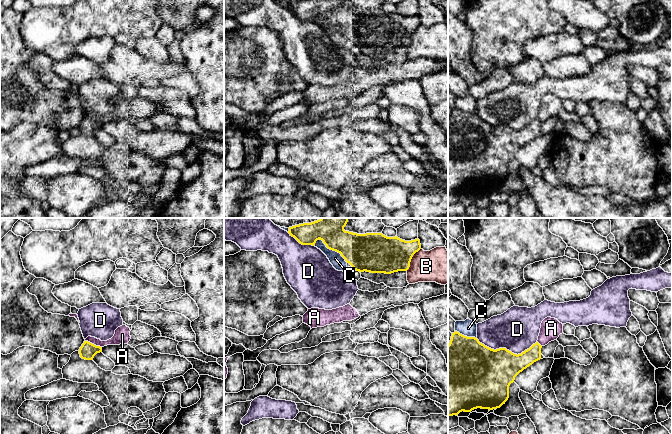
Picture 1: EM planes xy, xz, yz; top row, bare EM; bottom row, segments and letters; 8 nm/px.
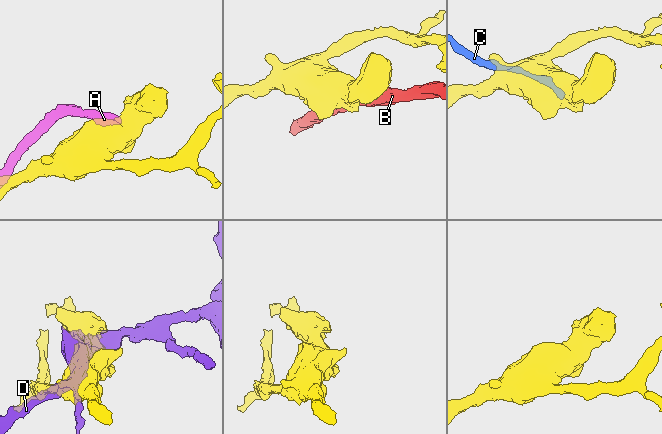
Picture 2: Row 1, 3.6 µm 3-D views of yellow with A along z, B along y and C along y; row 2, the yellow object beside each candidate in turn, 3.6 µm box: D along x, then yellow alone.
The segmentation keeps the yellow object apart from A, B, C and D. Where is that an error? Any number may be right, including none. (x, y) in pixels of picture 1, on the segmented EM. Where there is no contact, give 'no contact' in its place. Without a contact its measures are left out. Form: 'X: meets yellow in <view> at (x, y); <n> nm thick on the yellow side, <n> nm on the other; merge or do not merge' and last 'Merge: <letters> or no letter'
A: meets yellow in xy at (93, 344); 140 nm thick on the yellow side, 130 nm on the other; do not merge
B: meets yellow in xz at (411, 258); 300 nm thick on the yellow side, 280 nm on the other; do not merge
C: meets yellow in xz at (331, 249); 280 nm thick on the yellow side, 110 nm on the other; do not merge
D: meets yellow in yz at (505, 348); 400 nm thick on the yellow side, 340 nm on the other; do not merge
Merge: no letter

